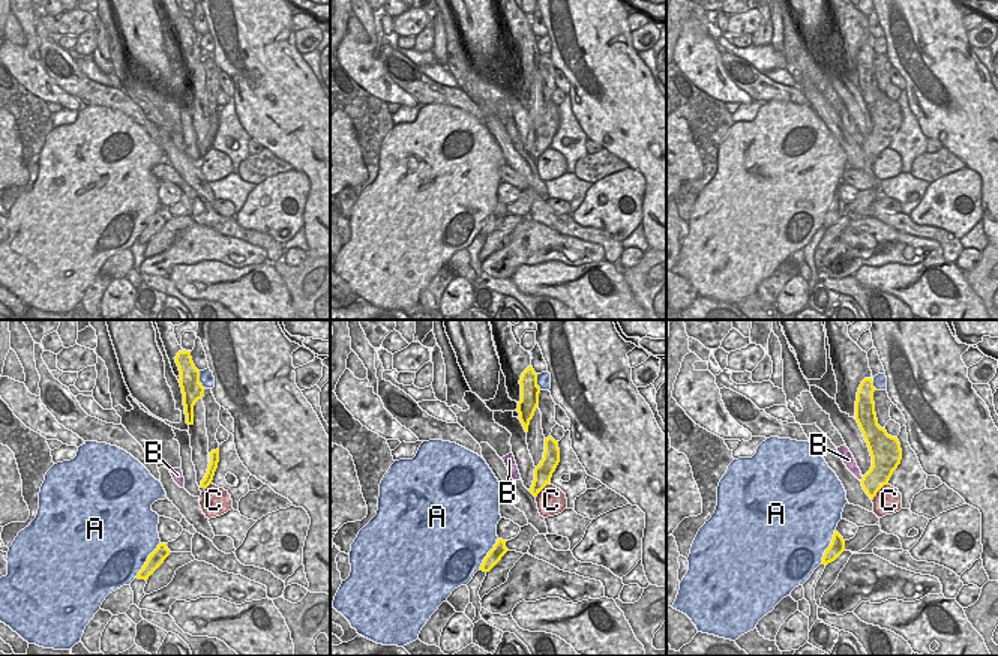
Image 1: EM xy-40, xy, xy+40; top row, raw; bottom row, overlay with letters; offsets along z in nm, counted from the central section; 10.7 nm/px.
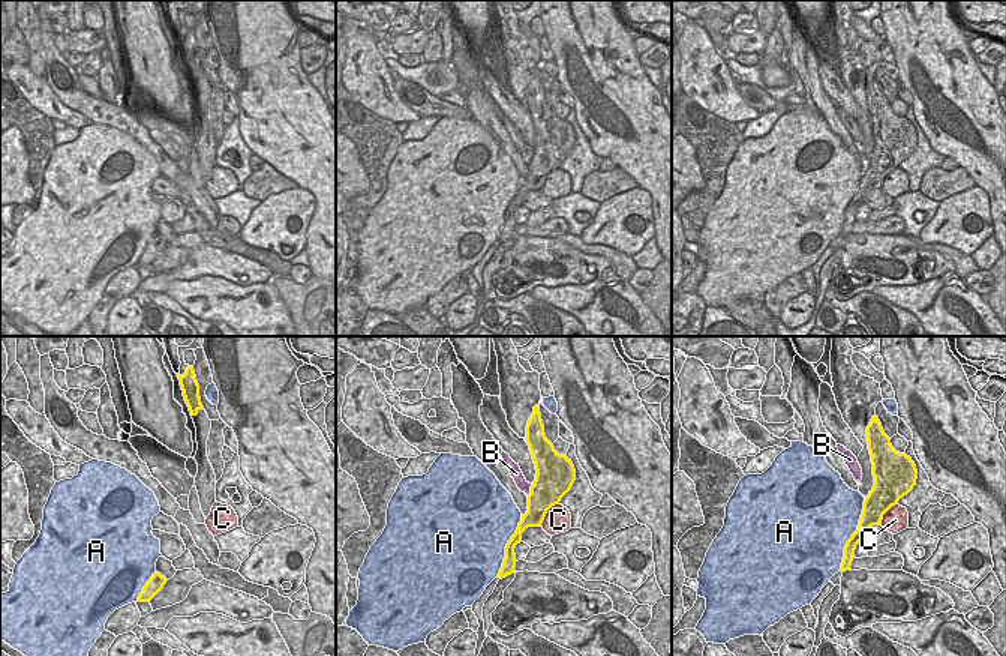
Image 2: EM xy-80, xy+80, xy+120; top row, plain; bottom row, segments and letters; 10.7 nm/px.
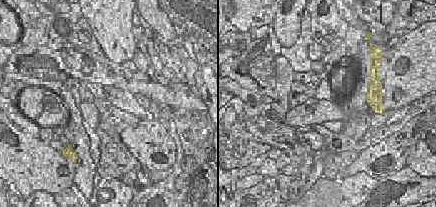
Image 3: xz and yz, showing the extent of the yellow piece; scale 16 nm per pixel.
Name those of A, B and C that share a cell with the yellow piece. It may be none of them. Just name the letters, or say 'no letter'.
no letter

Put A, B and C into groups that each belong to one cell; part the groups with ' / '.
A / B / C

